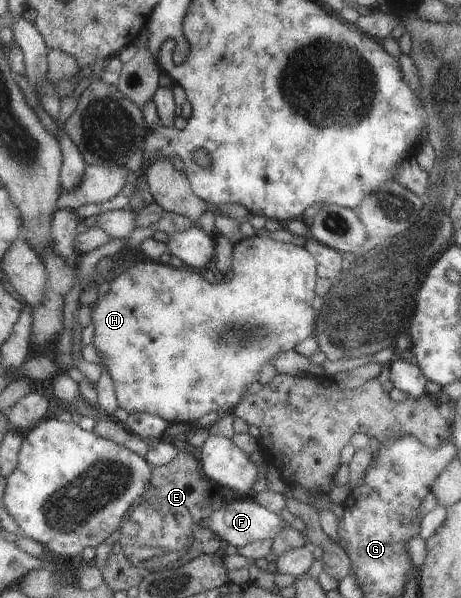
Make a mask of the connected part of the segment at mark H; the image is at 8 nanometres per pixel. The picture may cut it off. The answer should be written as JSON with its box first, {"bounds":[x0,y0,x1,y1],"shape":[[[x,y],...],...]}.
{"bounds":[91,235,318,424],"shape":[[[255,235],[255,236],[252,236],[252,237],[251,237],[251,238],[247,238],[247,237],[246,237],[246,238],[244,238],[244,239],[242,239],[242,240],[241,240],[241,241],[238,241],[238,242],[237,242],[237,243],[235,243],[235,245],[234,245],[234,254],[232,254],[232,267],[231,267],[231,269],[230,269],[230,274],[229,274],[229,276],[227,276],[227,277],[221,277],[221,278],[226,278],[226,280],[224,280],[224,282],[222,282],[222,284],[220,284],[220,282],[218,282],[218,281],[217,281],[217,282],[216,282],[216,284],[210,284],[210,282],[207,282],[207,281],[206,281],[206,280],[205,280],[205,279],[204,279],[204,278],[203,278],[203,272],[200,272],[200,271],[198,271],[198,270],[194,270],[194,269],[191,269],[191,268],[190,268],[190,267],[187,267],[187,268],[186,268],[186,269],[184,269],[184,268],[173,268],[173,267],[172,267],[172,266],[169,266],[169,265],[168,265],[168,264],[162,264],[162,263],[160,263],[160,262],[159,262],[159,261],[150,261],[150,262],[146,262],[146,263],[142,263],[142,262],[140,262],[140,263],[138,263],[138,264],[137,264],[137,265],[135,265],[135,266],[134,266],[134,267],[133,267],[133,268],[130,268],[130,269],[129,269],[129,270],[127,270],[127,271],[126,271],[126,272],[124,272],[124,273],[123,273],[123,274],[120,274],[120,276],[118,276],[118,277],[117,277],[117,278],[114,278],[114,279],[113,279],[113,280],[112,280],[112,281],[111,281],[111,282],[108,282],[108,284],[107,284],[107,285],[106,285],[106,286],[105,286],[105,287],[104,287],[104,288],[103,288],[103,289],[102,289],[102,290],[101,290],[101,293],[100,293],[100,295],[99,295],[99,297],[98,297],[98,300],[97,300],[97,302],[96,302],[96,307],[95,307],[95,308],[94,308],[94,310],[93,310],[93,312],[92,312],[92,321],[91,321],[91,322],[92,322],[92,323],[94,323],[94,331],[95,331],[95,332],[94,332],[94,340],[93,340],[93,341],[92,341],[92,344],[93,344],[93,345],[94,345],[94,347],[95,347],[95,348],[96,348],[96,350],[97,350],[97,352],[98,352],[98,354],[100,354],[100,356],[102,356],[102,360],[103,360],[103,362],[104,362],[104,363],[105,363],[105,364],[106,364],[106,368],[107,368],[107,369],[108,369],[108,370],[109,370],[109,372],[108,372],[108,375],[109,375],[109,376],[111,376],[111,377],[112,377],[112,380],[113,380],[113,382],[114,382],[114,390],[115,390],[115,394],[116,394],[116,398],[117,398],[117,401],[118,401],[118,404],[119,404],[119,407],[120,407],[120,408],[122,408],[122,409],[123,409],[123,410],[126,410],[126,412],[128,412],[128,413],[130,413],[130,412],[141,412],[141,413],[148,413],[148,414],[151,414],[151,415],[156,415],[156,416],[157,416],[157,417],[160,417],[160,418],[163,418],[163,419],[164,419],[164,420],[165,420],[165,421],[166,421],[166,422],[167,422],[167,423],[169,423],[169,422],[185,422],[185,423],[189,423],[189,424],[192,424],[192,423],[193,423],[193,422],[196,422],[196,420],[198,420],[198,418],[203,418],[203,417],[206,417],[206,416],[207,416],[207,415],[206,415],[206,414],[208,414],[208,413],[209,413],[209,412],[218,412],[218,414],[219,414],[219,415],[220,415],[220,416],[224,416],[224,415],[225,415],[225,414],[228,414],[228,413],[230,413],[230,412],[232,412],[232,411],[233,411],[233,409],[234,409],[234,408],[235,408],[235,407],[236,407],[236,406],[237,406],[237,405],[238,405],[238,404],[239,404],[239,401],[240,401],[240,400],[241,400],[241,399],[242,399],[242,398],[243,398],[243,397],[244,397],[244,396],[245,396],[245,395],[246,395],[246,394],[247,394],[247,393],[248,393],[248,391],[247,391],[247,389],[248,389],[248,387],[249,387],[249,385],[251,385],[251,384],[253,384],[253,383],[254,383],[254,382],[257,382],[257,381],[258,381],[258,380],[259,380],[259,375],[260,375],[260,373],[261,373],[261,371],[262,371],[262,367],[263,367],[263,366],[266,366],[266,364],[267,364],[267,365],[268,365],[268,364],[270,364],[270,365],[272,365],[272,364],[273,364],[273,362],[274,362],[274,360],[275,360],[275,359],[276,359],[276,358],[277,358],[277,357],[278,357],[278,356],[279,356],[279,354],[282,354],[282,353],[286,353],[286,352],[290,352],[290,350],[295,350],[295,347],[296,347],[296,346],[298,346],[298,344],[299,344],[299,343],[302,343],[302,342],[303,342],[303,341],[304,341],[304,340],[306,340],[306,338],[309,338],[309,337],[310,337],[310,336],[311,336],[311,335],[313,335],[313,334],[314,334],[314,332],[315,332],[315,323],[316,323],[316,318],[317,318],[317,312],[316,312],[316,311],[315,311],[315,310],[314,310],[314,308],[313,308],[313,301],[314,301],[314,298],[315,298],[315,295],[316,295],[316,294],[315,294],[315,287],[316,287],[316,284],[317,284],[317,278],[318,278],[318,277],[317,277],[317,263],[316,263],[316,260],[315,260],[315,259],[314,259],[314,258],[313,258],[313,257],[312,257],[312,256],[311,256],[311,255],[310,255],[310,254],[309,254],[309,253],[308,253],[308,252],[307,252],[307,251],[306,251],[306,250],[305,250],[305,248],[299,248],[299,247],[298,247],[298,246],[295,246],[295,245],[294,245],[294,244],[293,244],[293,243],[290,243],[290,244],[289,244],[289,243],[282,243],[282,242],[277,242],[277,241],[276,241],[276,240],[272,240],[272,238],[270,238],[270,237],[269,237],[269,238],[268,238],[268,237],[266,237],[266,236],[258,236],[258,235]]]}

